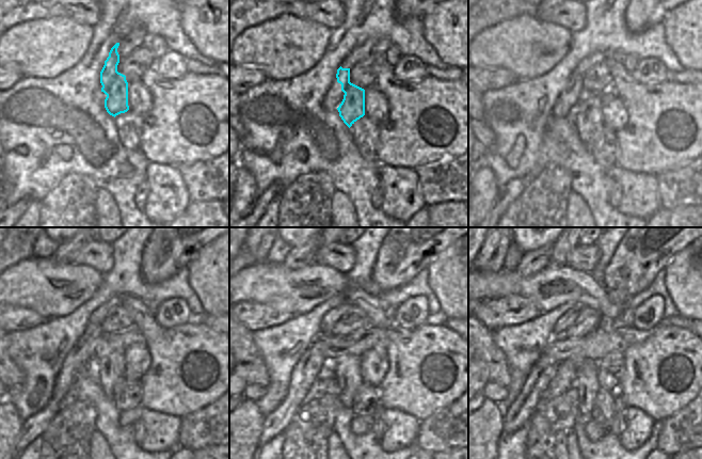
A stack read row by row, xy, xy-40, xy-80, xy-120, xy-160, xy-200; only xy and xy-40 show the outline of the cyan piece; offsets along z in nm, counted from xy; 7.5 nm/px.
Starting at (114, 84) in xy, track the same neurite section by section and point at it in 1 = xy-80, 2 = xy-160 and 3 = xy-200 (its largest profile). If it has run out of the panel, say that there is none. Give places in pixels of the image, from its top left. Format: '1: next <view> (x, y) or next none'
1: next xy-80 (587, 115)
2: next xy-160 (347, 368)
3: next xy-200 (586, 383)

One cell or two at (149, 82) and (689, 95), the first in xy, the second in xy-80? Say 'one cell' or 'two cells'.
one cell

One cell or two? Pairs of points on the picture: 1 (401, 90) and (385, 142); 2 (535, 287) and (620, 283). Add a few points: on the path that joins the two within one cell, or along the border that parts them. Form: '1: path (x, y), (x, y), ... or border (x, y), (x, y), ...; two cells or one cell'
1: path (401, 103), (401, 126), (398, 129); one cell
2: border (603, 286), (607, 297), (618, 307); two cells

